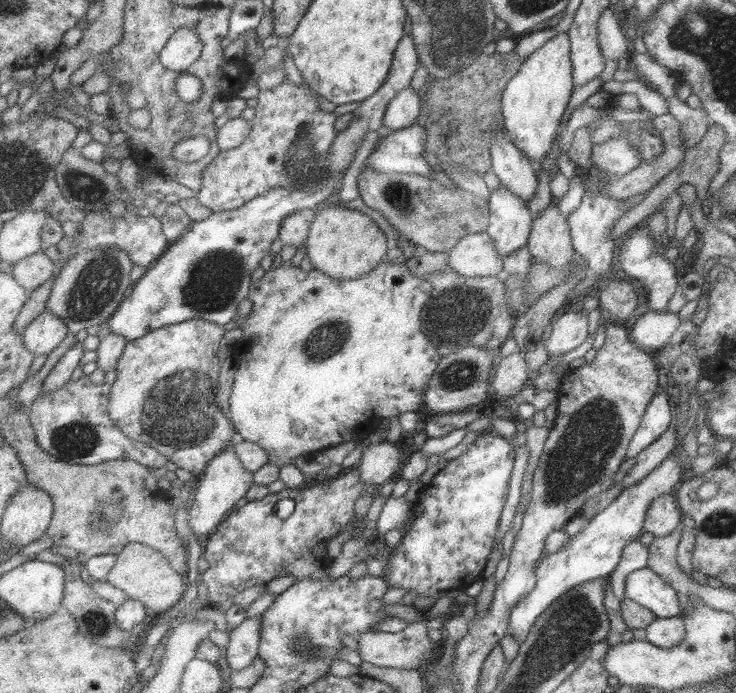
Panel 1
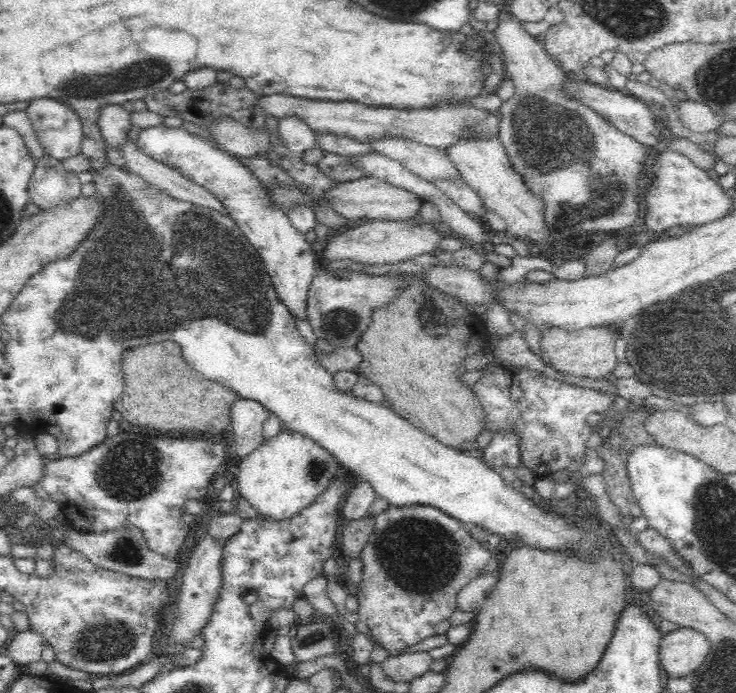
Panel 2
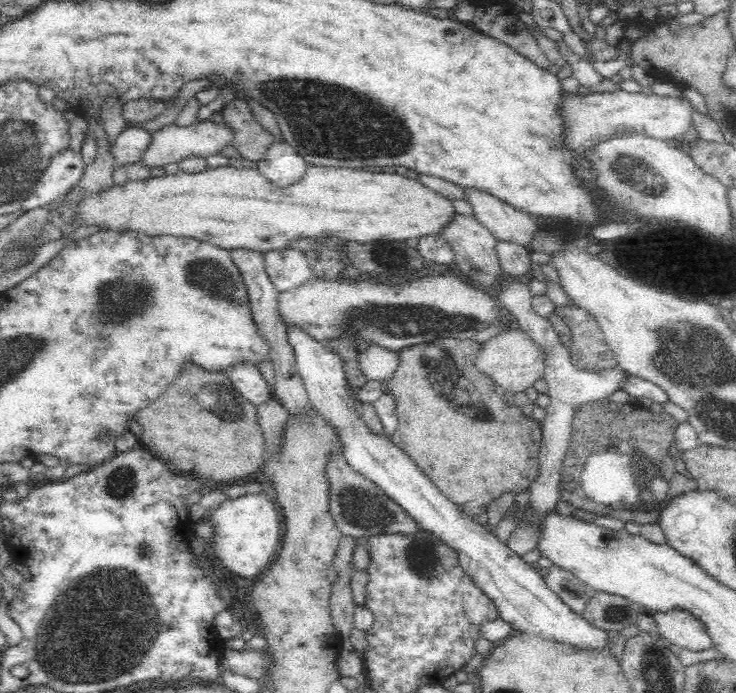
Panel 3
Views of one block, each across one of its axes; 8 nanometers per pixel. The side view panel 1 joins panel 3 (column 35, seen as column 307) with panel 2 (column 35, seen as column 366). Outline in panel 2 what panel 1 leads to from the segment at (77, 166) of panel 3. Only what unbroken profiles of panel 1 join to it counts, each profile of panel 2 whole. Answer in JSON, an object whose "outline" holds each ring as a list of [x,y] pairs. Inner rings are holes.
{"outline":[[[34,100],[25,113],[46,158],[63,163],[81,155],[82,128],[72,110],[60,102]]]}

